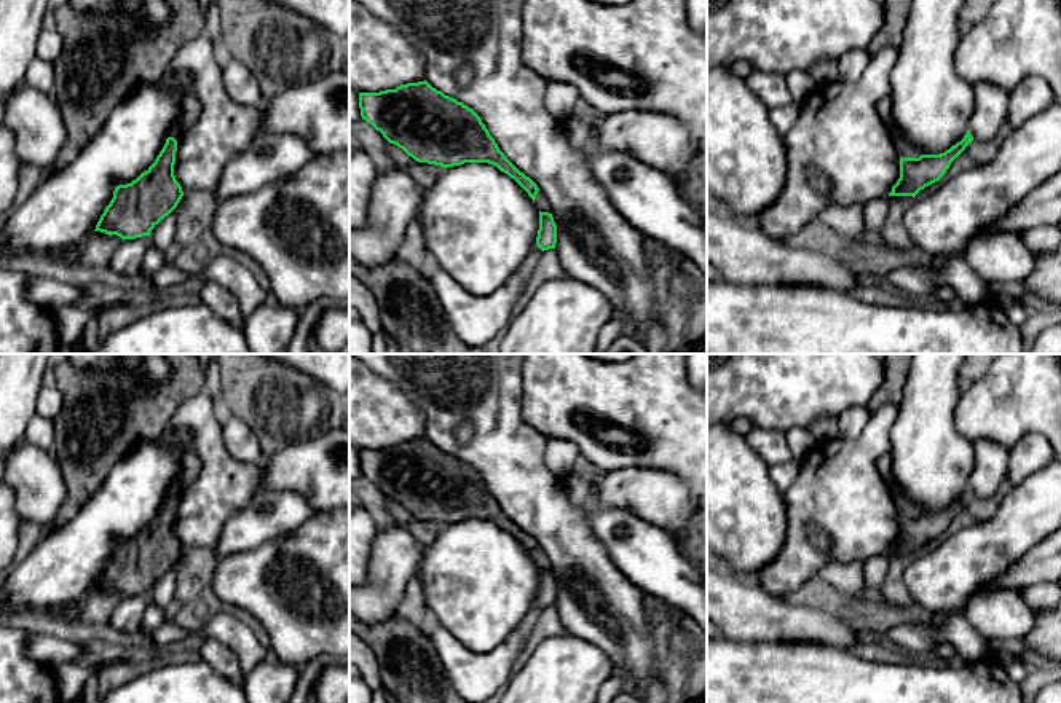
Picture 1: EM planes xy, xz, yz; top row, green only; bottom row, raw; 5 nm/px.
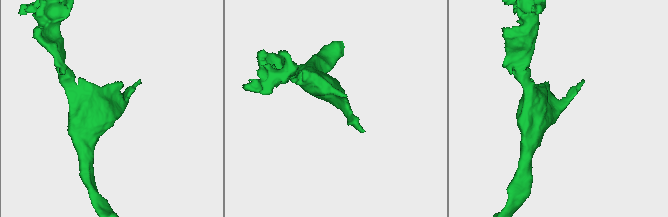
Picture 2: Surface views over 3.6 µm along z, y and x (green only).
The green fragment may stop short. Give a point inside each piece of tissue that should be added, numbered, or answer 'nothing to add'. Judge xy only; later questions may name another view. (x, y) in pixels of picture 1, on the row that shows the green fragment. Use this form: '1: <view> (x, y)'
1: xy (190, 109)

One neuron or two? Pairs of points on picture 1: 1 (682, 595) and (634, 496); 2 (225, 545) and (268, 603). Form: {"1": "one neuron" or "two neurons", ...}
{"1": "two neurons", "2": "two neurons"}

